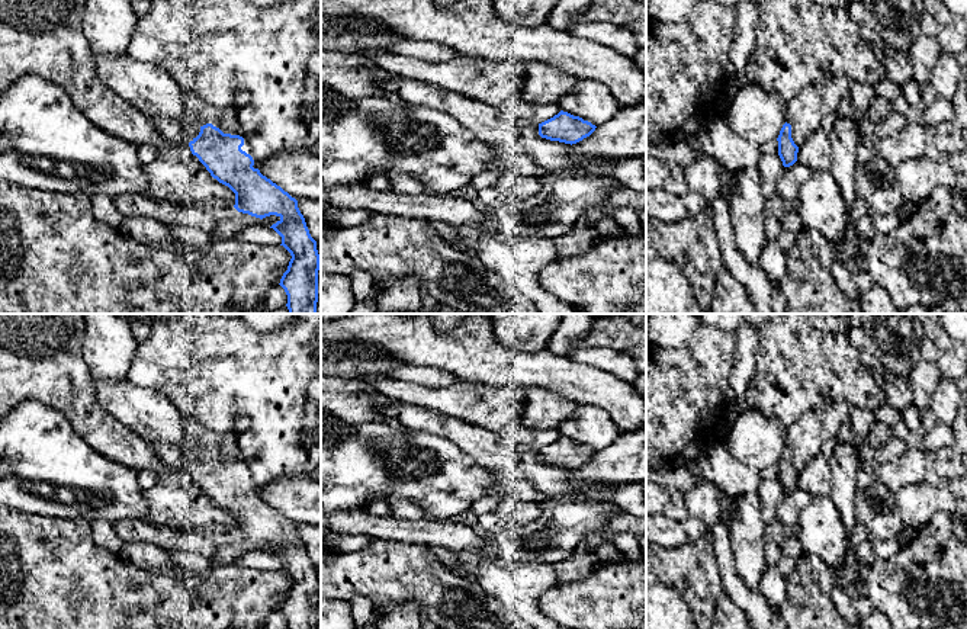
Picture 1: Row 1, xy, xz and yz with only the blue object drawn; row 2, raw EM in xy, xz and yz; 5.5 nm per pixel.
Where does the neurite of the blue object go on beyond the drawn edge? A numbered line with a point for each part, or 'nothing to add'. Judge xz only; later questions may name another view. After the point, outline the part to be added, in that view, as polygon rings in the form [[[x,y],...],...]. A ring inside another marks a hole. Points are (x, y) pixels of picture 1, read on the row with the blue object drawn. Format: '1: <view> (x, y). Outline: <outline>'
nothing to add

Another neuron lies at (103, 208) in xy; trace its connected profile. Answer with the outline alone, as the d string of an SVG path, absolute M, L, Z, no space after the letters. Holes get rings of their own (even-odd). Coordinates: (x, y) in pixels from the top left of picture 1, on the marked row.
M97 193L90 196L91 212L99 219L107 224L109 227L119 230L123 215L115 206L113 198Z

